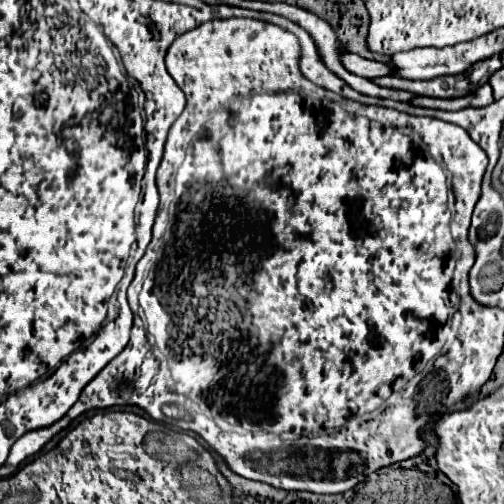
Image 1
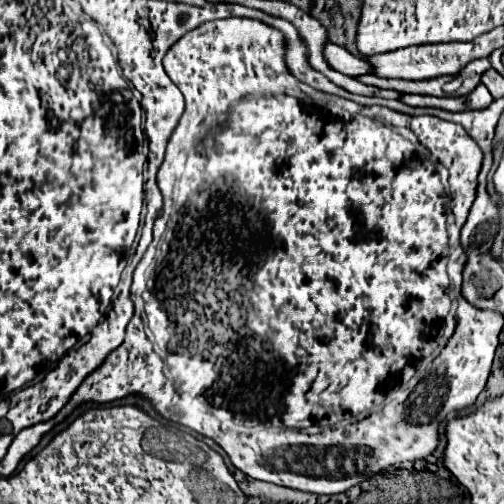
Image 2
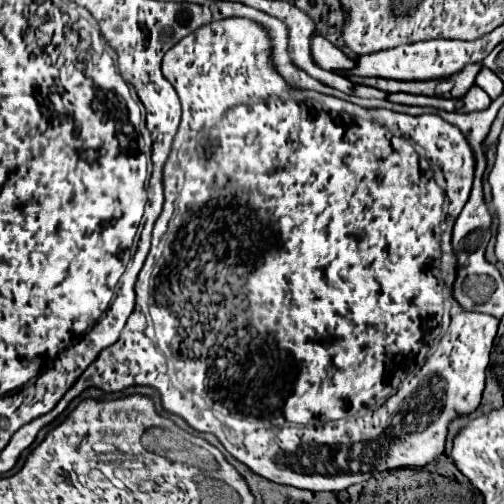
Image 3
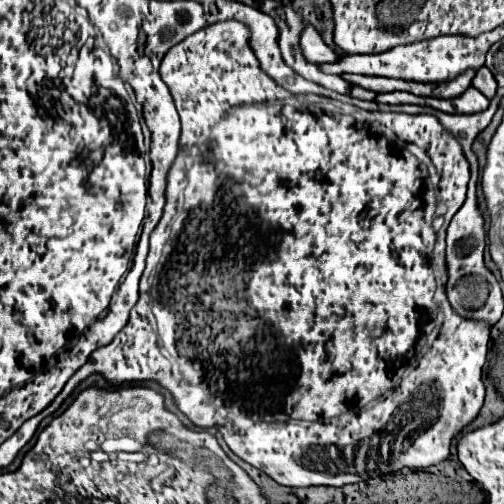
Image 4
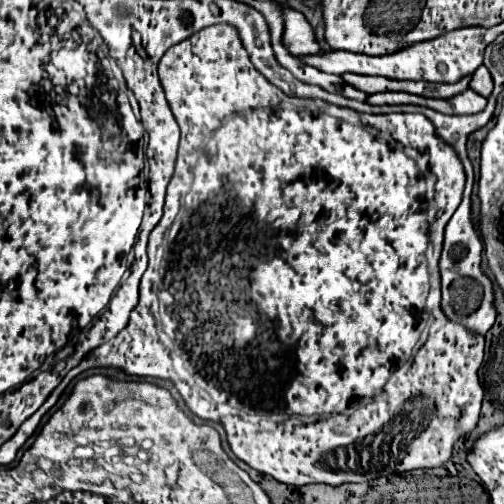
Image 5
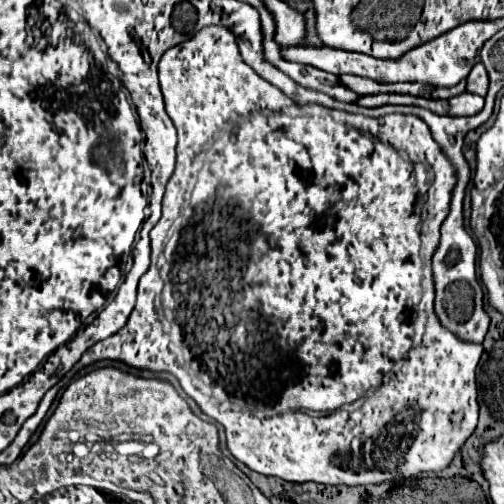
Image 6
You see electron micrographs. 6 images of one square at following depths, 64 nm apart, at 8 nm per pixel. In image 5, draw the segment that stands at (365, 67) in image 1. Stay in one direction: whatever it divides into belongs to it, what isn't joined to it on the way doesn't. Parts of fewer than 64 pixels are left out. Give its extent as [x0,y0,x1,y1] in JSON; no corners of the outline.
[282,6,322,56]

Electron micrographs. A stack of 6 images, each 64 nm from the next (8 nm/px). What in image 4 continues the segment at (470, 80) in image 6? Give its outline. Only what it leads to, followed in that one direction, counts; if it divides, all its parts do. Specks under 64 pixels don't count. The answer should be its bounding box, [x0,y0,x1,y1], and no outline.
[472,66,498,98]

